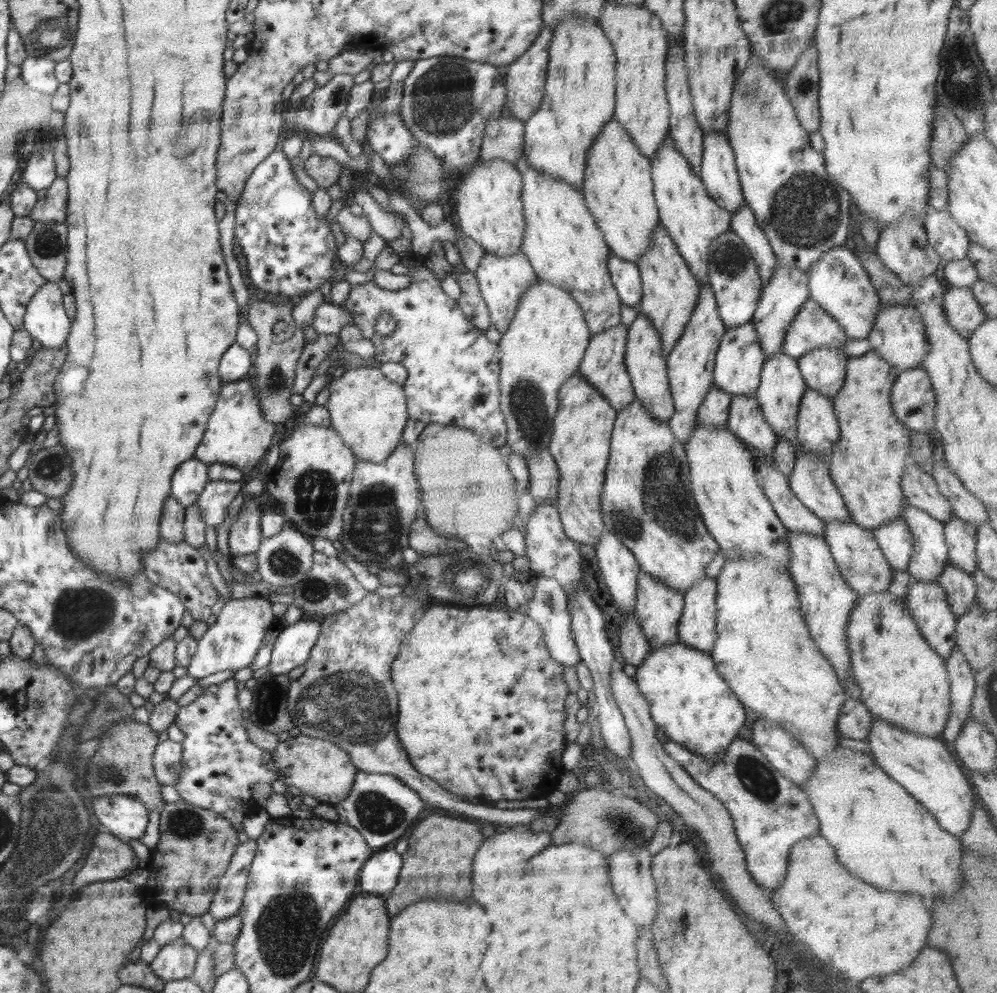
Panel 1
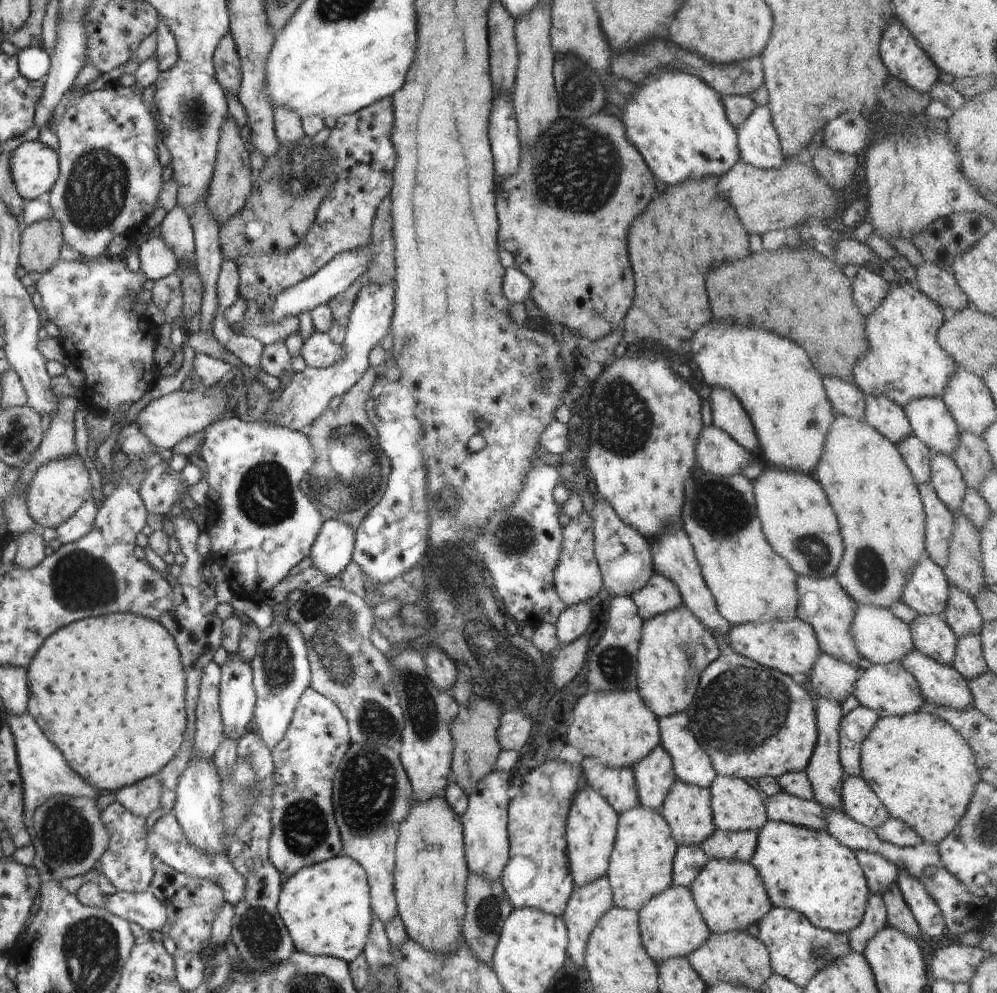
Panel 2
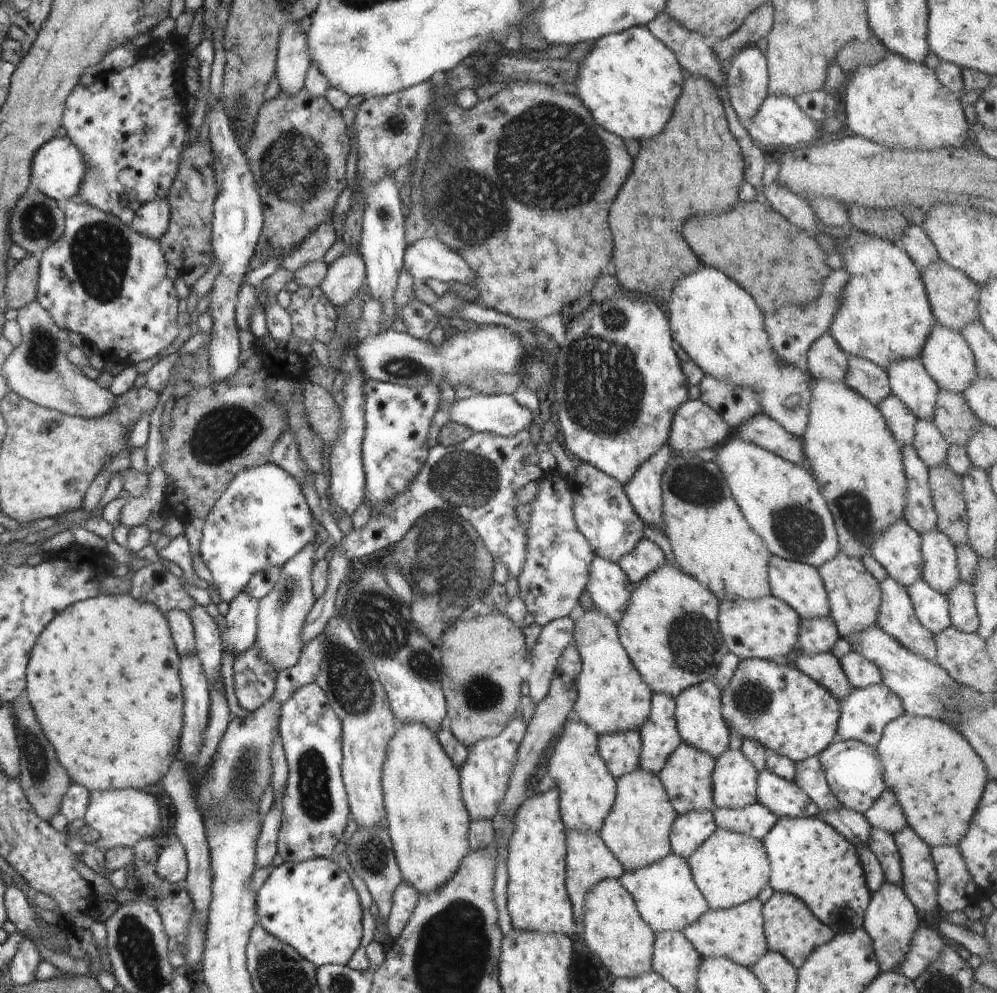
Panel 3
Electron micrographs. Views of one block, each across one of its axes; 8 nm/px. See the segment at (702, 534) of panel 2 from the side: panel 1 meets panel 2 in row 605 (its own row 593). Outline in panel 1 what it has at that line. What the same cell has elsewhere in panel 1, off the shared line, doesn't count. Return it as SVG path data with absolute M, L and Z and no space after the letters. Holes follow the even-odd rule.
M742 555L724 561L718 577L716 596L716 641L712 647L712 660L720 676L728 682L732 692L747 708L770 720L773 724L793 729L794 737L809 748L816 759L824 759L832 749L840 747L838 717L846 701L846 690L836 676L832 664L819 651L804 622L799 593L791 574L780 569L764 555Z

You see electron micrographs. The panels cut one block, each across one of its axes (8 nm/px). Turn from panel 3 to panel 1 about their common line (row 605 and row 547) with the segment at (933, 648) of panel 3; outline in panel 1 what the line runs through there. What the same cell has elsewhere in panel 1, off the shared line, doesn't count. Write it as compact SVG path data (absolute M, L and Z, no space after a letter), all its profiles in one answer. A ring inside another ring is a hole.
M900 518L872 530L891 569L906 571L912 555L912 532Z

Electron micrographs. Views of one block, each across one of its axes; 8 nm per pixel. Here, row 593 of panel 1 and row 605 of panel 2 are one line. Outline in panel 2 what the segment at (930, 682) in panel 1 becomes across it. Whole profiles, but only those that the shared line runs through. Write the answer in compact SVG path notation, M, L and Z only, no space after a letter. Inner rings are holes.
M835 415L829 427L820 461L813 476L824 488L827 500L840 524L844 552L834 576L848 596L860 606L888 608L902 600L904 586L918 562L929 557L926 550L926 515L919 493L908 466L896 445L874 430L867 421Z

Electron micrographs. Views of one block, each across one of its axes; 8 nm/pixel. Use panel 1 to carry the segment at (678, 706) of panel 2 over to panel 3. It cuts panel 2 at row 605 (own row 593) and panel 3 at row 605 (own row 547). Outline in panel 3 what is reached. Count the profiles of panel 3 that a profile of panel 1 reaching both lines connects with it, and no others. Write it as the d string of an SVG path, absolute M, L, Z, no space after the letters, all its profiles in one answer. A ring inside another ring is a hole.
M668 563L635 585L617 631L632 664L653 693L676 698L695 684L715 681L720 661L729 652L719 628L719 603L693 576Z

